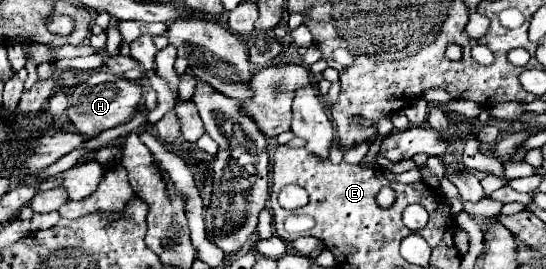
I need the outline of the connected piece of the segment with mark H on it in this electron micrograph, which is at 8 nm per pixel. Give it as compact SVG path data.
M96 73L86 83L80 83L72 89L68 117L80 135L96 137L98 133L132 119L138 111L140 99L142 99L142 87L138 87L136 81L116 79L116 77L110 77L110 81L106 81L104 73Z

